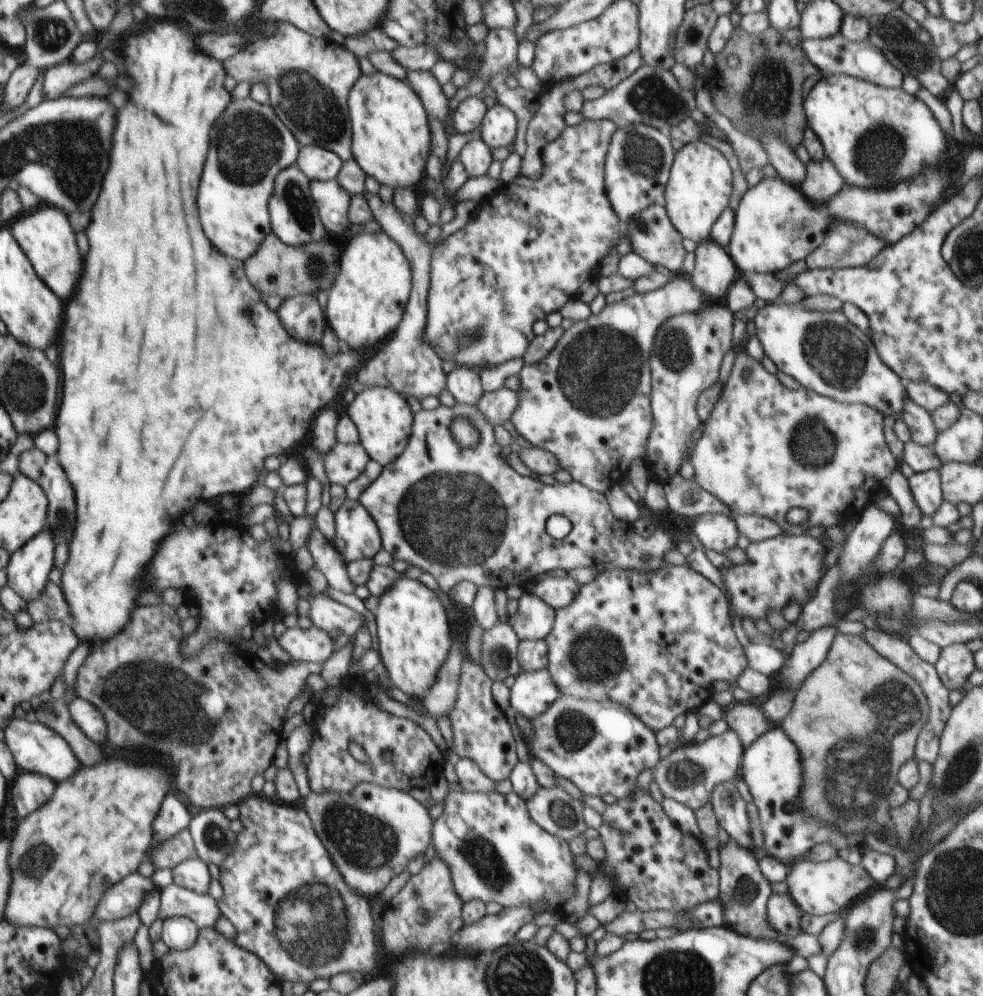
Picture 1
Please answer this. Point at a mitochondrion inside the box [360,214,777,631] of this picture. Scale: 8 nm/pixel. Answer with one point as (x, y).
(444, 517)

